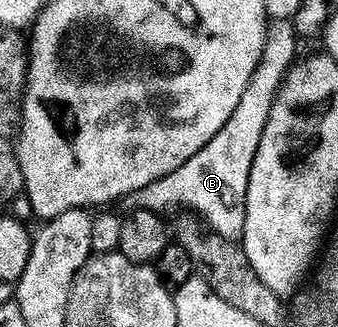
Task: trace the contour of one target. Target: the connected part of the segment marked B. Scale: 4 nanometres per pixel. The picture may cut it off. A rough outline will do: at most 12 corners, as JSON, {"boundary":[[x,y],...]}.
{"boundary":[[291,20],[226,127],[190,163],[125,197],[128,211],[187,211],[239,242],[251,169],[297,64]]}

